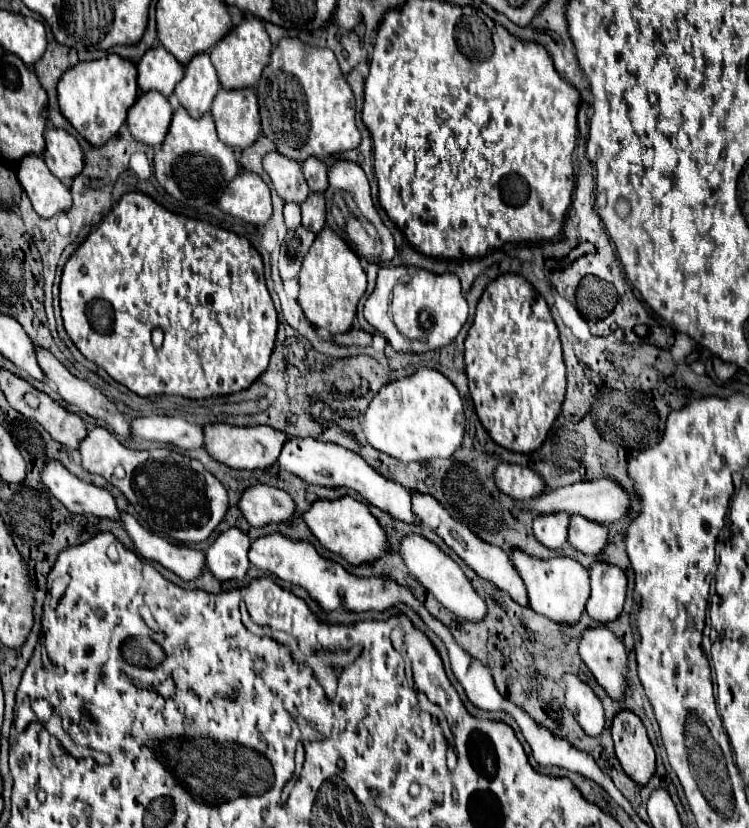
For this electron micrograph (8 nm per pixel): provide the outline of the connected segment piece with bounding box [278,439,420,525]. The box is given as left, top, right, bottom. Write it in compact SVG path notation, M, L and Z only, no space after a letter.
M290 439L284 443L278 463L286 471L290 471L292 475L296 475L308 483L332 487L332 489L334 487L352 489L358 495L362 495L362 499L366 499L368 503L390 513L394 519L404 521L404 523L414 523L414 525L420 523L420 519L412 513L412 507L410 507L410 491L406 491L400 483L374 471L358 453L348 451L336 443L324 443L324 441L316 441L316 439Z

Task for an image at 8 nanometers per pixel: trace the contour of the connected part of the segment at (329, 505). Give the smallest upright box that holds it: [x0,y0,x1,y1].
[304,495,390,565]

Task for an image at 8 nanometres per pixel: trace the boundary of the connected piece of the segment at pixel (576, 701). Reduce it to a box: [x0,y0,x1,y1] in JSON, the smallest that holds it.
[564,675,604,737]

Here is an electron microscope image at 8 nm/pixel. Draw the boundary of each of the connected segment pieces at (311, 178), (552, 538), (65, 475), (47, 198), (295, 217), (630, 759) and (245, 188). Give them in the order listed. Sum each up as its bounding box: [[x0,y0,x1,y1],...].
[[302,157,328,193],[532,513,570,549],[42,461,120,521],[18,155,72,219],[284,203,300,231],[612,711,656,785],[218,171,272,225]]

